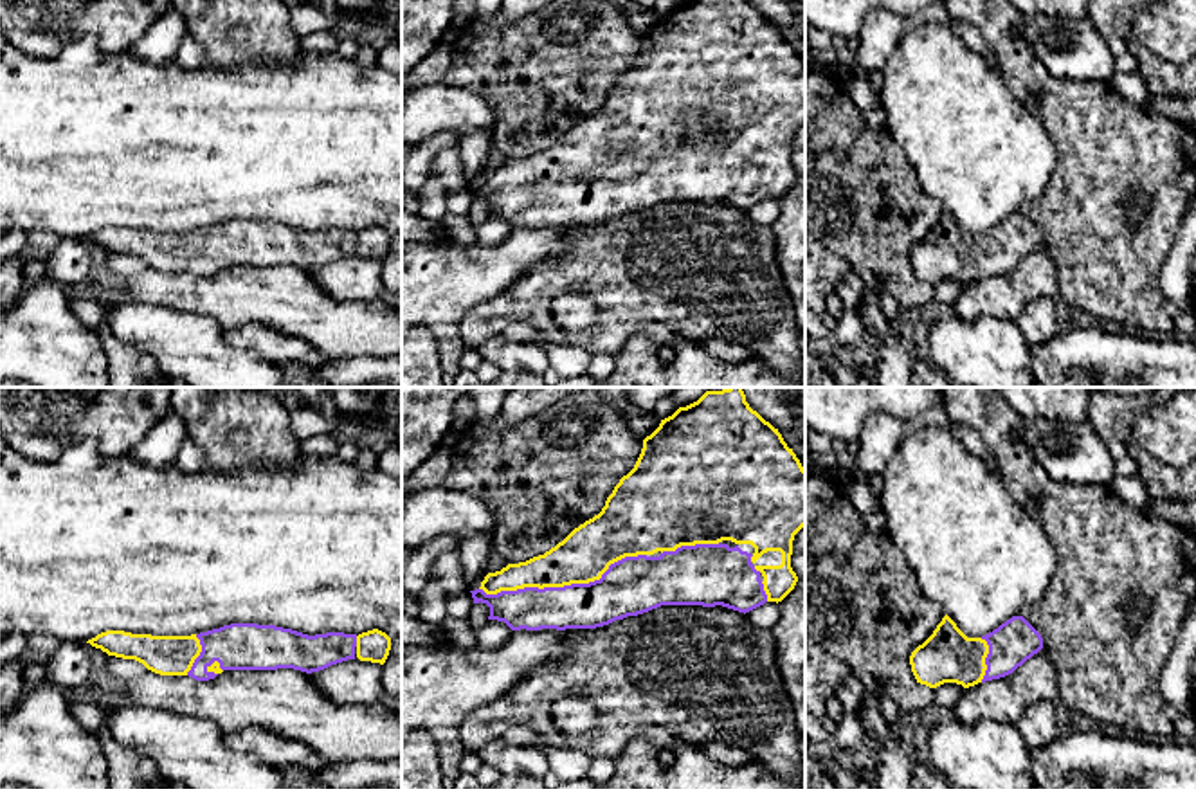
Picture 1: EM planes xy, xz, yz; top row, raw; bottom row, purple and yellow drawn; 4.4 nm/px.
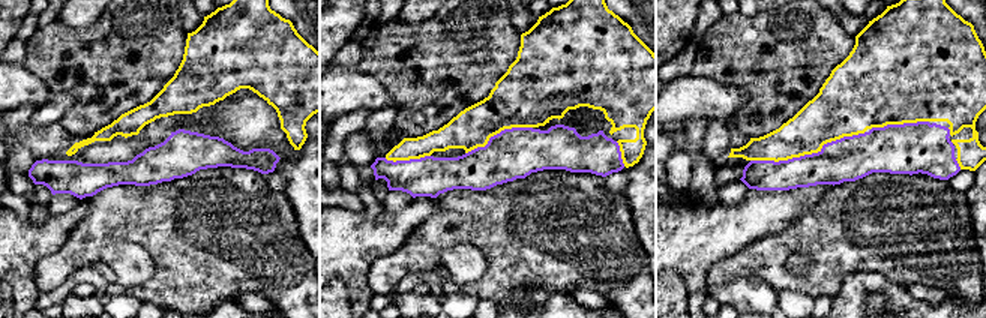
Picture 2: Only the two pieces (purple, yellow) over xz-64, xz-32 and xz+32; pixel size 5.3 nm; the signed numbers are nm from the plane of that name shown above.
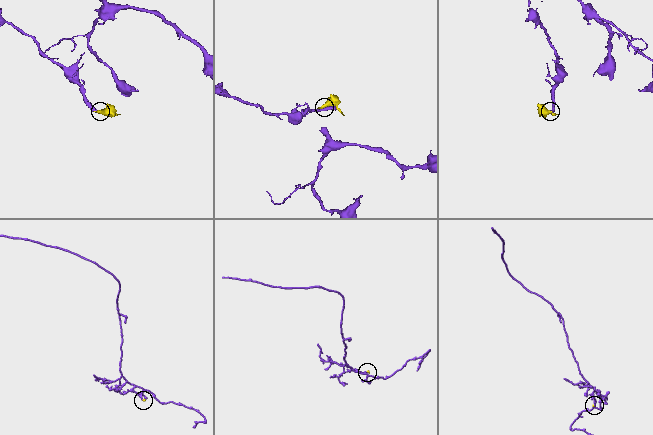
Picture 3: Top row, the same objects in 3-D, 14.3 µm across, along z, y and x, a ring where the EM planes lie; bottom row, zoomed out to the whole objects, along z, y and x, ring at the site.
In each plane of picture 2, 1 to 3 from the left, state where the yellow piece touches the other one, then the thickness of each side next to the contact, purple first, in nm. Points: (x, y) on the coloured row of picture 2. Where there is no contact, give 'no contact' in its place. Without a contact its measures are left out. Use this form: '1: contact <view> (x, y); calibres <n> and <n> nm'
1: no contact
2: contact xz-32 (497, 134); calibres 280 and 320 nm
3: contact xz+32 (808, 155); calibres 240 and 260 nm

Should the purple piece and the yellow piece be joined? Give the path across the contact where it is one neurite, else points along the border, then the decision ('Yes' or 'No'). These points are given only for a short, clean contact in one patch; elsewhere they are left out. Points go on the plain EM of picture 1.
Yes

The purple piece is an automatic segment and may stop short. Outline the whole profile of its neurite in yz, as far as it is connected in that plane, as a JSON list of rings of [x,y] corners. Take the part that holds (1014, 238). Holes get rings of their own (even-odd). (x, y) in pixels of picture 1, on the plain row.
[[[946,211],[933,231],[911,249],[910,261],[917,279],[929,285],[944,279],[956,279],[969,285],[1012,270],[1041,245],[1041,231],[1023,213],[1012,213],[982,234],[967,234]]]

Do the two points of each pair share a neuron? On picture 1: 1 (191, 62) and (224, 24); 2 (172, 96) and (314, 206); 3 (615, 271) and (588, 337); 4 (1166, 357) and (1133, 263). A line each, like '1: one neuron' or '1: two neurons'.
1: two neurons
2: one neuron
3: one neuron
4: two neurons

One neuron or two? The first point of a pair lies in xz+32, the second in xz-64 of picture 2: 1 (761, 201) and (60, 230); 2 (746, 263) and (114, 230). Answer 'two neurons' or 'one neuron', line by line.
1: one neuron
2: one neuron

